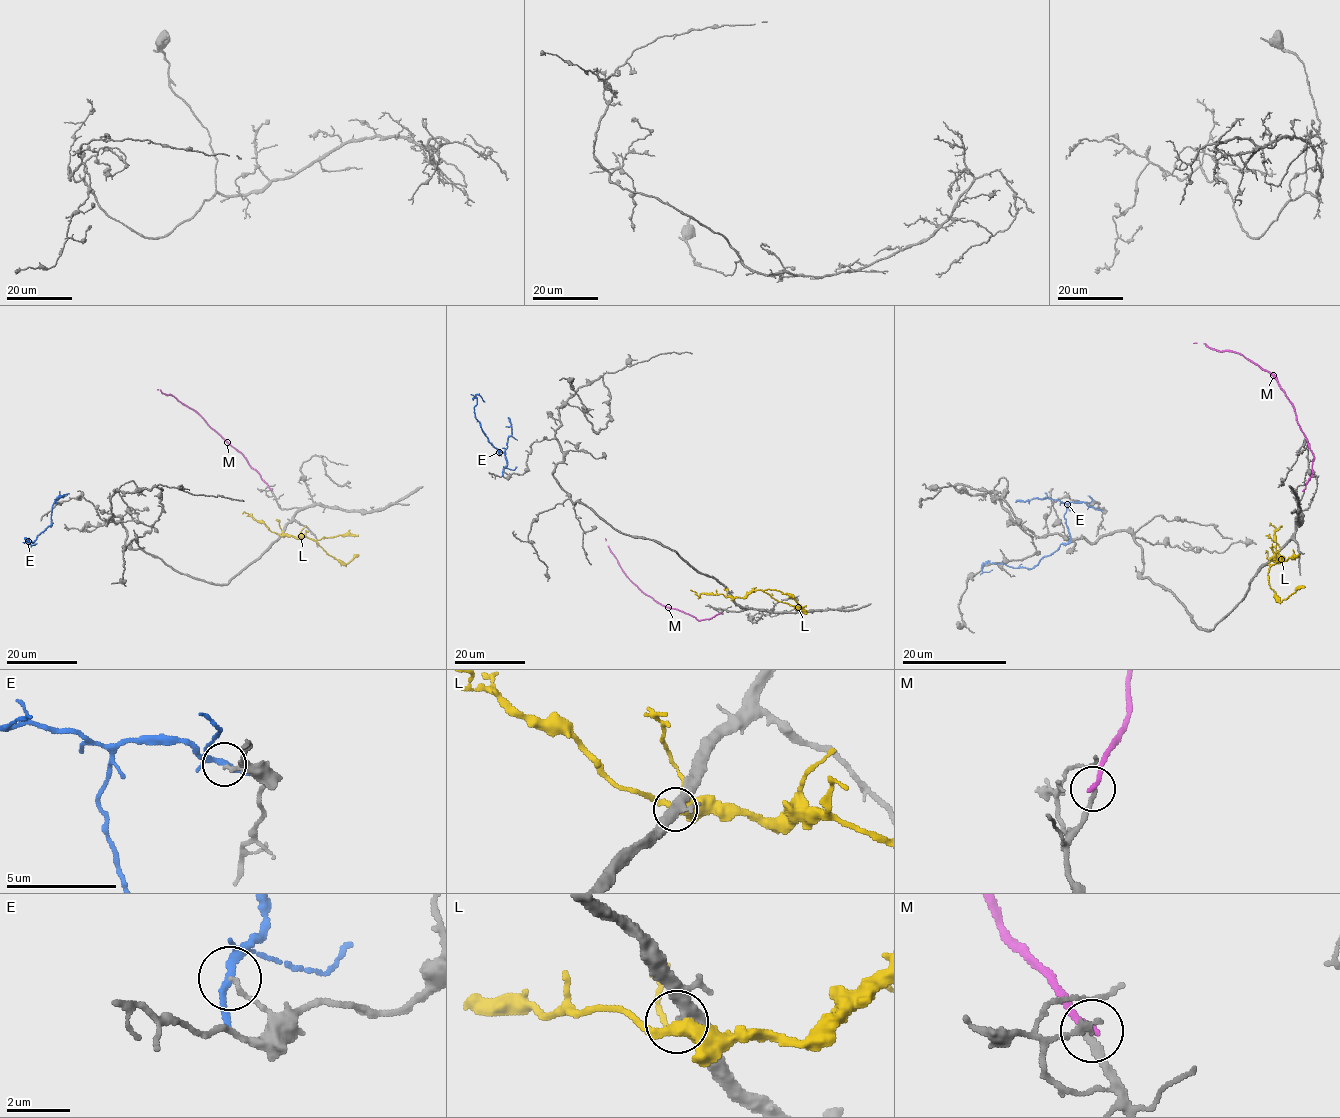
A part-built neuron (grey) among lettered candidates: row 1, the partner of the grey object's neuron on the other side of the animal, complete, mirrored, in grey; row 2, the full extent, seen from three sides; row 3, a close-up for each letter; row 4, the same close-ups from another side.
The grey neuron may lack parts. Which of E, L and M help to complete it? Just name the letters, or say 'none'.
none

